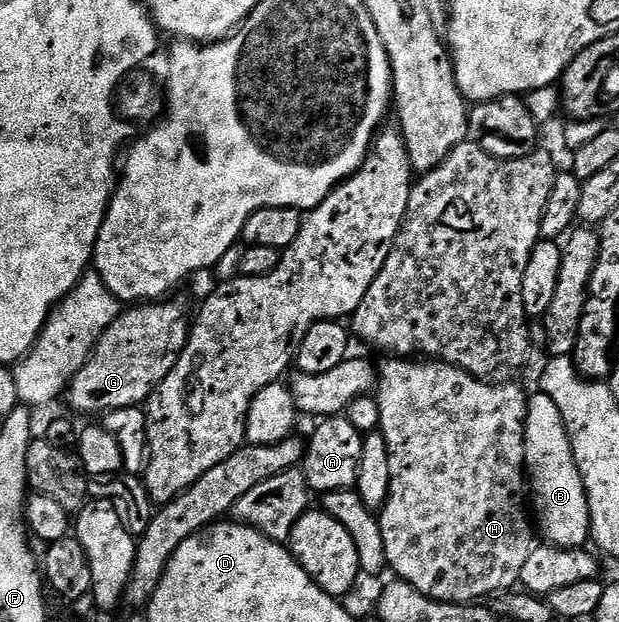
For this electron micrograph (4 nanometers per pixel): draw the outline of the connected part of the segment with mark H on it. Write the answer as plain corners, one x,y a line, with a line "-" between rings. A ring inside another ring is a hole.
390,356
383,366
379,365
376,370
376,397
378,399
378,407
380,408
380,416
382,424
380,433
384,440
387,441
388,461
391,469
391,486
387,494
385,505
380,510
378,523
380,524
380,532
384,536
384,552
386,553
386,565
391,571
395,570
397,577
403,582
412,584
412,588
416,588
420,592
424,592
429,598
440,599
442,602
460,602
463,604
473,603
475,600
486,600
491,596
501,595
503,592
509,591
511,588
519,585
522,577
522,569
524,563
528,561
528,556
534,551
536,545
536,530
532,525
532,514
528,509
528,479
526,477
526,404
528,401
527,391
522,391
514,382
498,382
493,386
493,381
487,380
485,377
470,374
467,370
462,370
459,366
454,366
451,362
443,360
415,360
410,356

